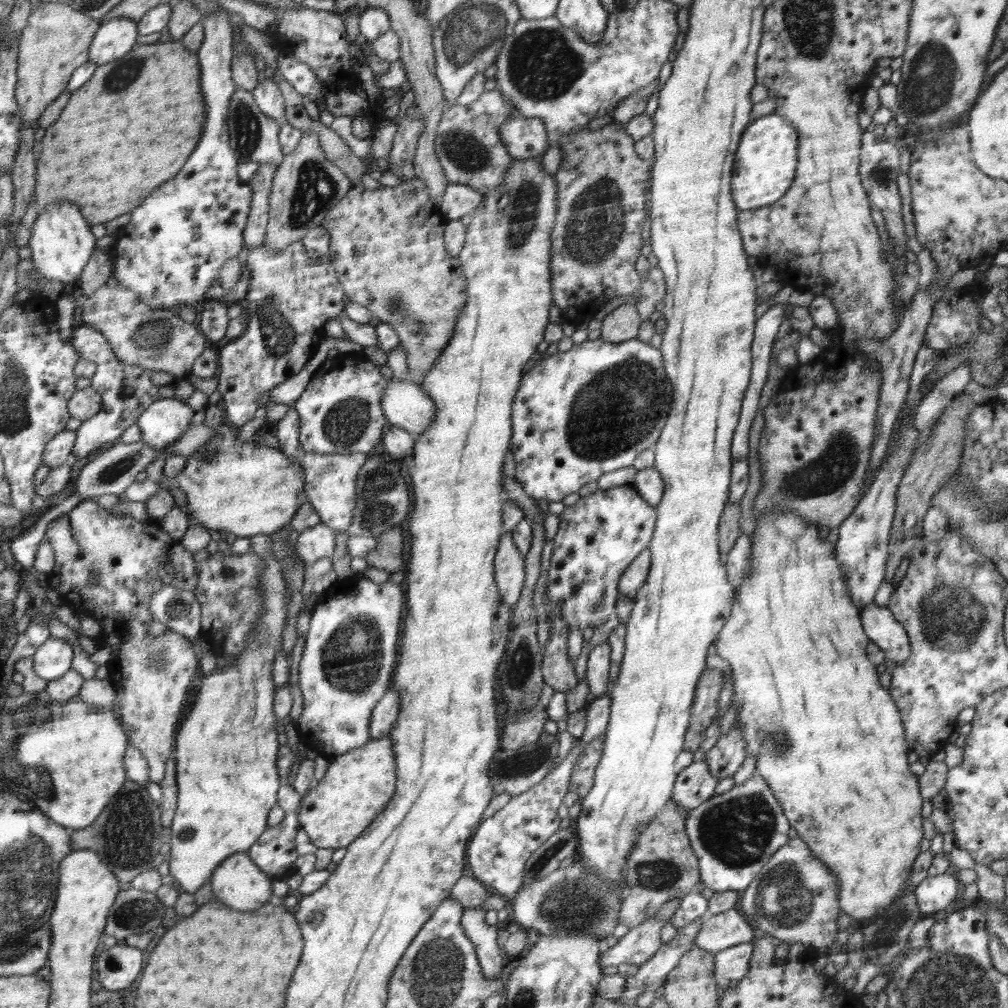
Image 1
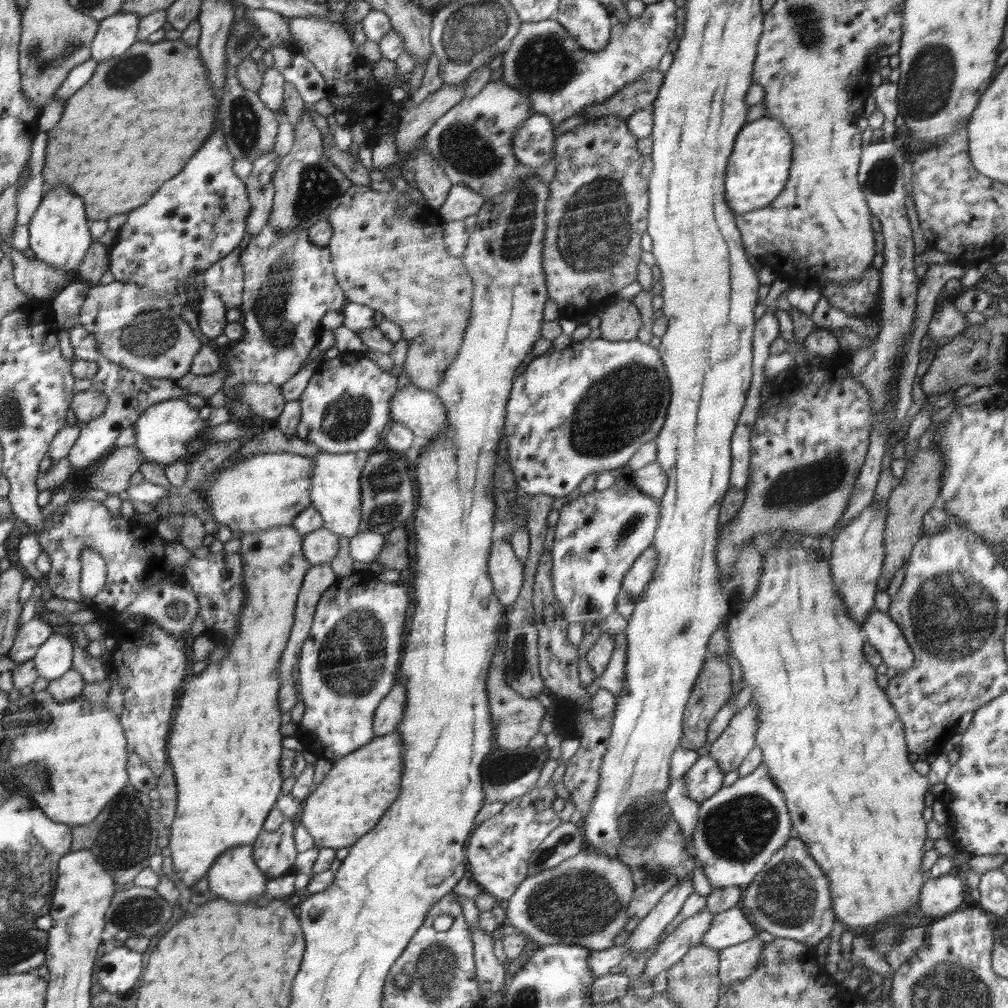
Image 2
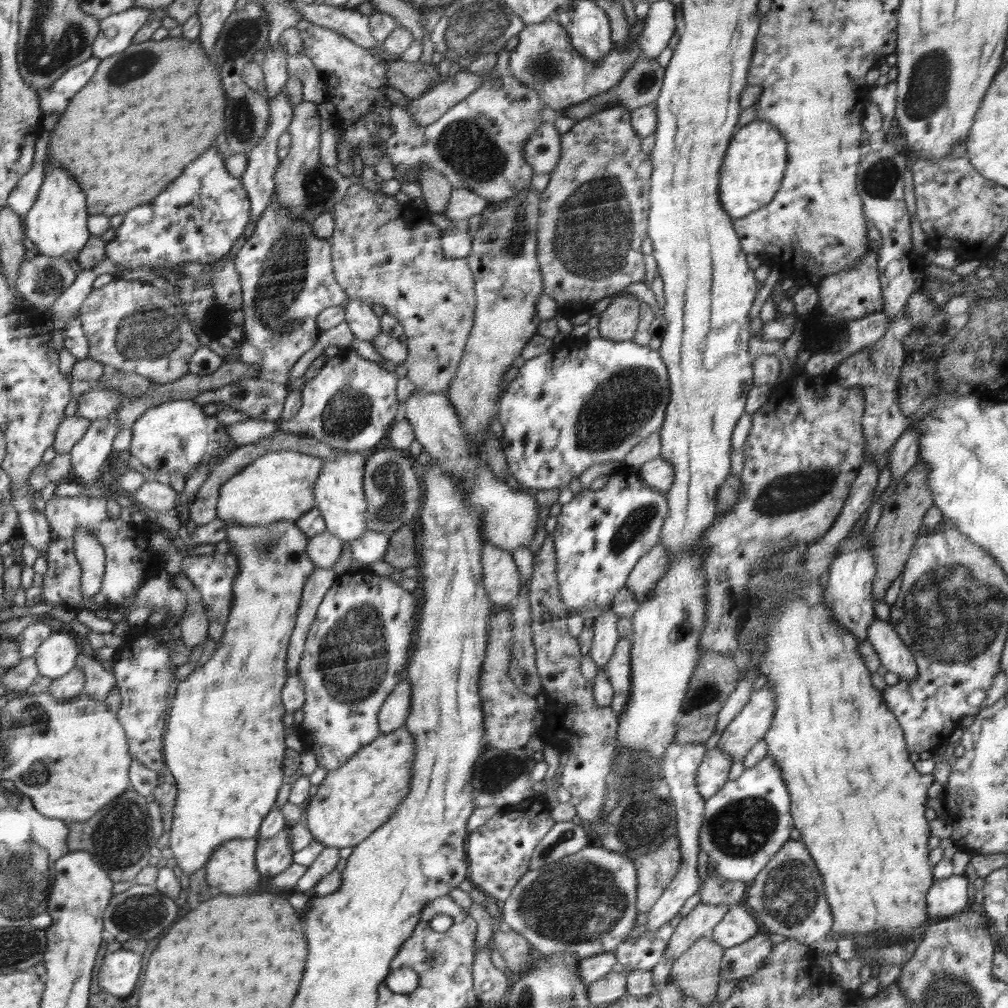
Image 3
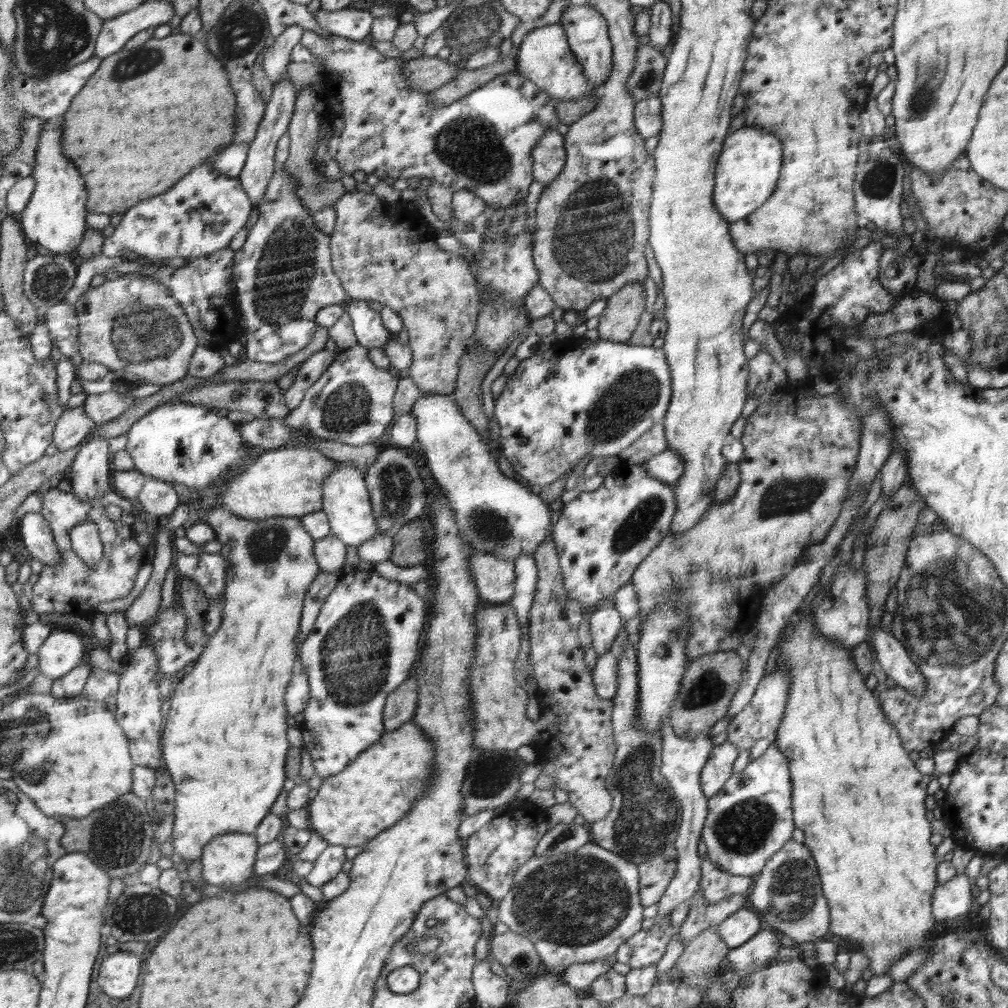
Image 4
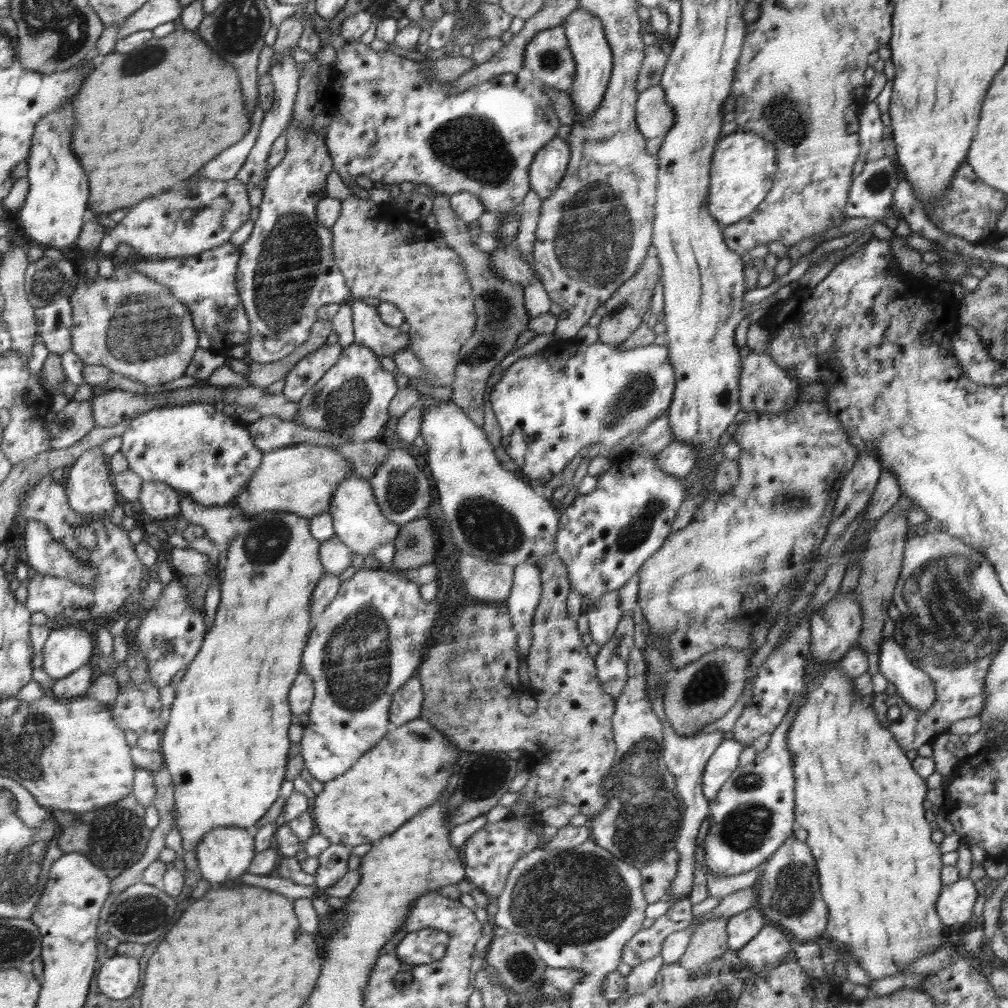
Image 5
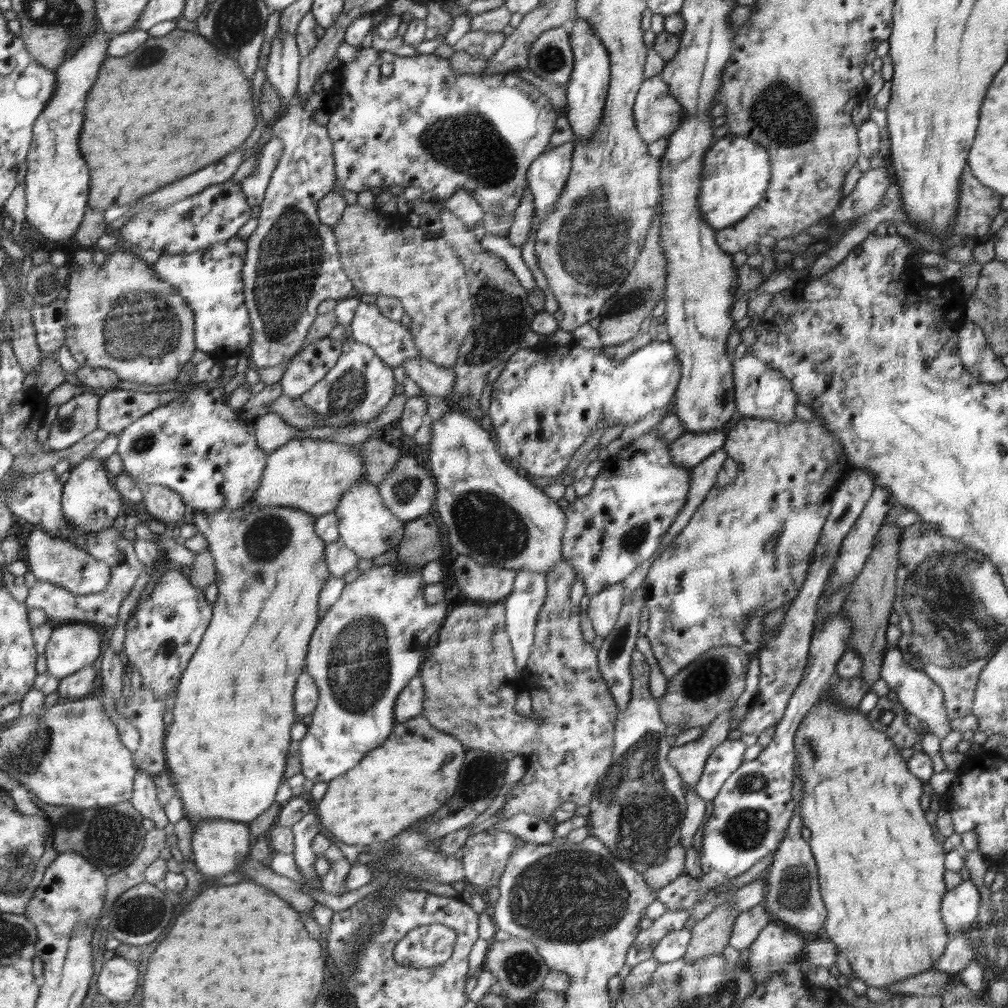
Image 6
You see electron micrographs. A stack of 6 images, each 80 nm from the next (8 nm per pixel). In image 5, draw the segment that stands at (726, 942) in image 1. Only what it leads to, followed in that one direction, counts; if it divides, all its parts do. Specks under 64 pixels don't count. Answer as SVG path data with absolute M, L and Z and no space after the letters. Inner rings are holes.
M750 907L727 919L727 942L732 950L742 949L758 936L765 925L763 911Z

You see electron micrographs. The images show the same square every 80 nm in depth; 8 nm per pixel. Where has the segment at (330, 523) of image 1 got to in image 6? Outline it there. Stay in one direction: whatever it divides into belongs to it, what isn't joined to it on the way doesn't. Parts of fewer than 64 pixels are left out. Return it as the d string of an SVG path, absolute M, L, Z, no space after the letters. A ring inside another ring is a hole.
M367 480L351 486L337 510L338 534L340 540L350 547L361 558L373 560L388 550L396 548L403 541L405 522L396 518L395 514L385 505L379 487Z

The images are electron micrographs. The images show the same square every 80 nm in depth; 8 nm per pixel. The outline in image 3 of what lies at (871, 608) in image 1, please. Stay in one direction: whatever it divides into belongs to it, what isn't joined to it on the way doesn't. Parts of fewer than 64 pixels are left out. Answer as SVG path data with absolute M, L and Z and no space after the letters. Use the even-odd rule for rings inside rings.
M873 617L867 630L866 640L872 643L881 665L888 673L895 673L899 681L909 682L916 679L915 657L889 621Z

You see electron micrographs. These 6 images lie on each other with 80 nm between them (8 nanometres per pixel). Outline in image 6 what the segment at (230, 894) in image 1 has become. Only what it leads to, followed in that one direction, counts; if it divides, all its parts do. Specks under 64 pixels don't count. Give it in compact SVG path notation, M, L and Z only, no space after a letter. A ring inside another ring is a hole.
M210 819L202 821L192 833L192 859L206 876L221 876L236 872L237 866L249 856L250 829L242 822L228 819Z

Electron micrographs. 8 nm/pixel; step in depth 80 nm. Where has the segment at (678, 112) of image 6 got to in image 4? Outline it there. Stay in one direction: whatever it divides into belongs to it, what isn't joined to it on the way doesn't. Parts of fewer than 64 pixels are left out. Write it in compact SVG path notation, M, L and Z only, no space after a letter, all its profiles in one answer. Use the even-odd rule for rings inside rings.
M658 93L641 98L635 105L635 126L644 138L662 130L662 103Z

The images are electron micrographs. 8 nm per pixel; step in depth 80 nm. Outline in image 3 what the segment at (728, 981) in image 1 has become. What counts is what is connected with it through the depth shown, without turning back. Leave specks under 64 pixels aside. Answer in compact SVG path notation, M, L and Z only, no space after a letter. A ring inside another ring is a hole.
M761 932L742 945L727 948L723 958L725 980L750 977L752 973L763 968L773 947L769 935L768 932Z

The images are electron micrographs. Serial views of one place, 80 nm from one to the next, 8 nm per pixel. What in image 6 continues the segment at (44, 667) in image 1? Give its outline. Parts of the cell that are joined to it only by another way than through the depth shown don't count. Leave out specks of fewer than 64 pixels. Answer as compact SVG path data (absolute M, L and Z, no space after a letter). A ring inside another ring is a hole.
M85 622L55 625L45 648L46 673L64 679L90 666L102 648L102 636Z

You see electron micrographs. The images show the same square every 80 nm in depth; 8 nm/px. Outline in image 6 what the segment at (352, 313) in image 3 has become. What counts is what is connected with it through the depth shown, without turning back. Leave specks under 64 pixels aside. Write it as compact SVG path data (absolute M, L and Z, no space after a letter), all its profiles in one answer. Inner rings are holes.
M359 302L351 323L350 338L372 347L392 368L420 356L410 328L385 317L375 304Z

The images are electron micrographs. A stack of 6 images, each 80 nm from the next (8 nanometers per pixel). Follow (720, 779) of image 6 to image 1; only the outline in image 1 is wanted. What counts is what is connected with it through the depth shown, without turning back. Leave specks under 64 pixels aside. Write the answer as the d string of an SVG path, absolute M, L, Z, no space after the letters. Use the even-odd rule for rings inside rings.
M702 759L680 771L671 798L678 806L692 811L710 800L718 785L719 778L715 777L706 760Z

